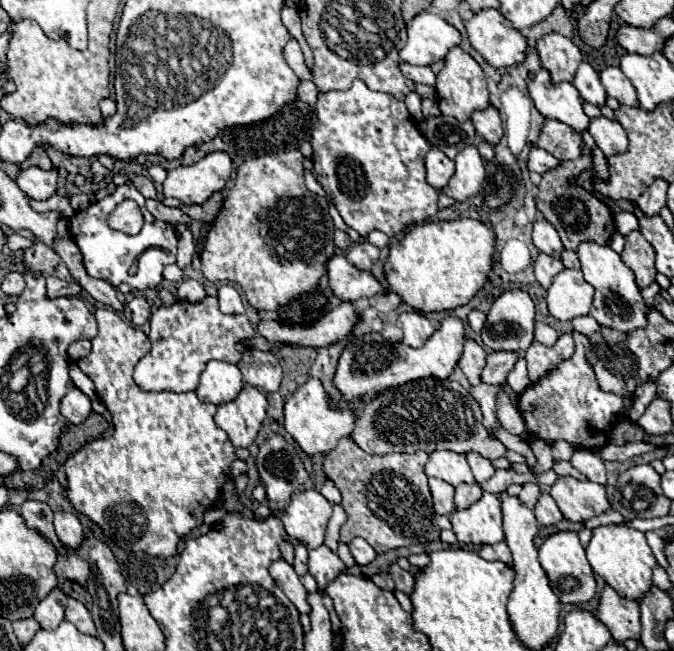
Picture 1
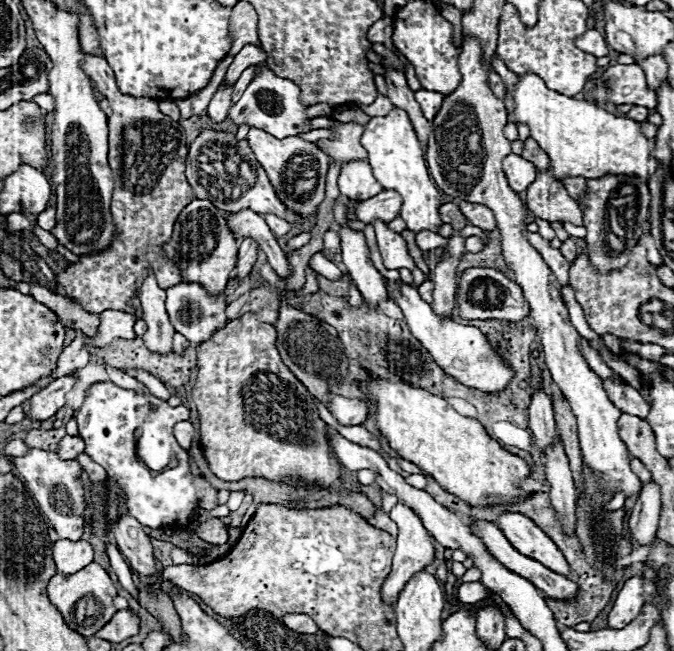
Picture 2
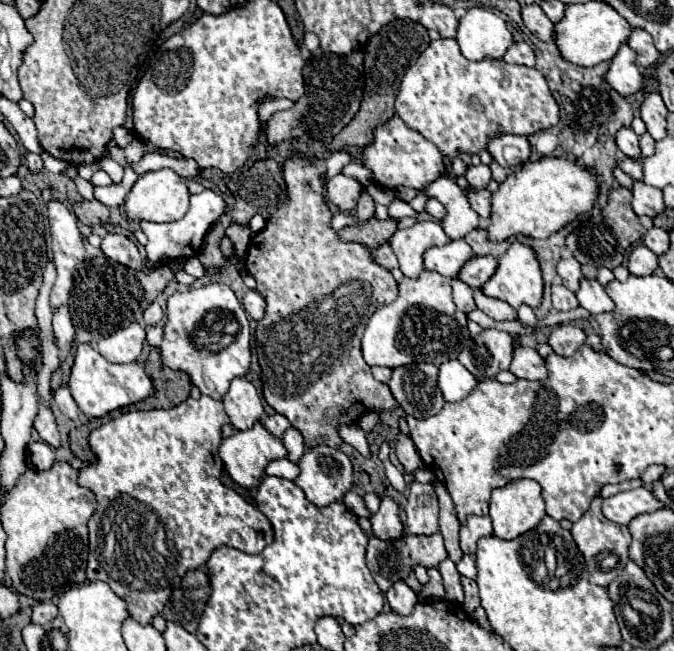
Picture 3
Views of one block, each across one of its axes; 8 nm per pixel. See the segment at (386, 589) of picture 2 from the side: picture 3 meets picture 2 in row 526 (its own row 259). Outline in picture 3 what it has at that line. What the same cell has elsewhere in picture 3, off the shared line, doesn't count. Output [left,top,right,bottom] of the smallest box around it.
[390,220,448,278]

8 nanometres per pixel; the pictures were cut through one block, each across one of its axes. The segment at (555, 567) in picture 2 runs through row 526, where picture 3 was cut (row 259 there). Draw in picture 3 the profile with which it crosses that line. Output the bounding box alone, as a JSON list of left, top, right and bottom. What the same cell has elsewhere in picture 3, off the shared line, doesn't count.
[482,240,544,308]

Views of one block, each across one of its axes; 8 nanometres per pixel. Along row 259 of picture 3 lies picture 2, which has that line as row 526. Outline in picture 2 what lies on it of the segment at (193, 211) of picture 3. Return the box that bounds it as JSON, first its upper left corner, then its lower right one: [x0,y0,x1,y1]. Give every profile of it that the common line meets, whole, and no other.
[74,382,198,530]

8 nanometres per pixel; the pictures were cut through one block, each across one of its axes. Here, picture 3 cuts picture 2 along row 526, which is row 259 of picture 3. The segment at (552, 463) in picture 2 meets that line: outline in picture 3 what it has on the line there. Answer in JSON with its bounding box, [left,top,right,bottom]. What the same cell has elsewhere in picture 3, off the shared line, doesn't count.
[558,258,582,292]

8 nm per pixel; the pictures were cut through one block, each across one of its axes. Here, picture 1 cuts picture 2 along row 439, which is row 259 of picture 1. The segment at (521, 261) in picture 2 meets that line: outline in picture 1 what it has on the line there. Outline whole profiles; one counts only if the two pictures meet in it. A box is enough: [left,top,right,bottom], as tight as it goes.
[576,242,648,332]

